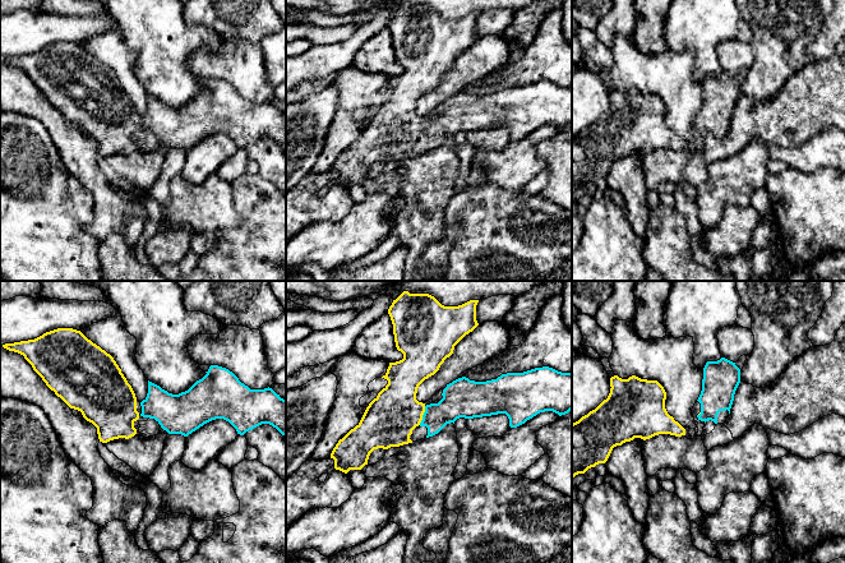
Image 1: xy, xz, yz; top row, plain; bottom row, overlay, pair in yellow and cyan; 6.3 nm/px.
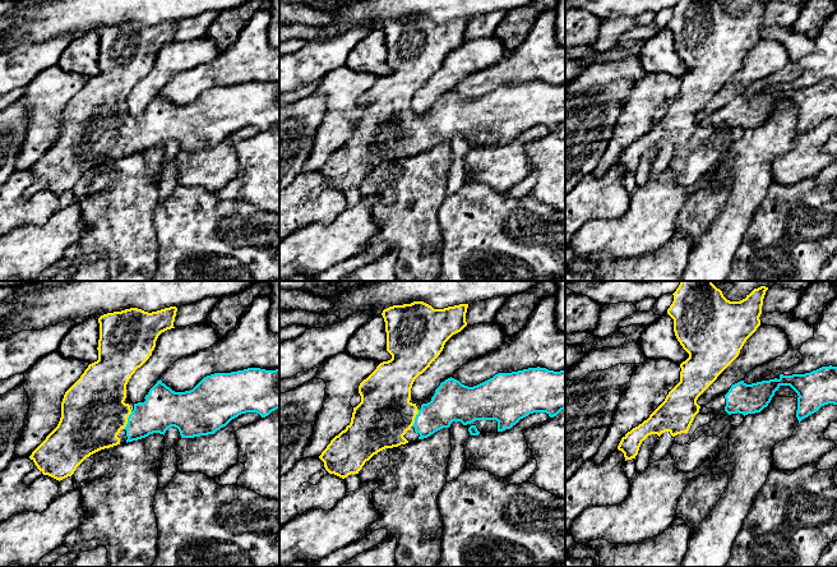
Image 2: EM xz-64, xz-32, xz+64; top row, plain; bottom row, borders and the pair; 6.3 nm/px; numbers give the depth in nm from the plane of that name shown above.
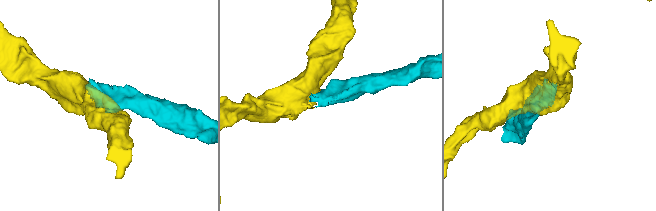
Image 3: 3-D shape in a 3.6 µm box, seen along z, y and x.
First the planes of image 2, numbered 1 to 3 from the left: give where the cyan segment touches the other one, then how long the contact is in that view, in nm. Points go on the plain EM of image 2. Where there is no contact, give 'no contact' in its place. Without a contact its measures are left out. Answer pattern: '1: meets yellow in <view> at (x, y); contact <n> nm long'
1: meets yellow in xz-64 at (126, 134); contact 120 nm long
2: meets yellow in xz-32 at (415, 130); contact 120 nm long
3: no contact

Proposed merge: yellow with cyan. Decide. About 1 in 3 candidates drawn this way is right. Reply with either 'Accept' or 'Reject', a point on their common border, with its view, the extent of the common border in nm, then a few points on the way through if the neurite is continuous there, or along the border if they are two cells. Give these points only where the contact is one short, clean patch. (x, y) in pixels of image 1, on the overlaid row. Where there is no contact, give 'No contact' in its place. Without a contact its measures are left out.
Accept. Touches yellow at xz (423, 414). Shared border 130 nm. Path across: xz (389, 419), (395, 414), (423, 414), (442, 414), (460, 400)

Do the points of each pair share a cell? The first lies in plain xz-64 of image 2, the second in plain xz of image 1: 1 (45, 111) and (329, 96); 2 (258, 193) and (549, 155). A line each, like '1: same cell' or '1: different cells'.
1: different cells
2: same cell

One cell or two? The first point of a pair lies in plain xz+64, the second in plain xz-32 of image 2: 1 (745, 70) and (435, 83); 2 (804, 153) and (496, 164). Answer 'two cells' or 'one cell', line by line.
1: one cell
2: one cell

